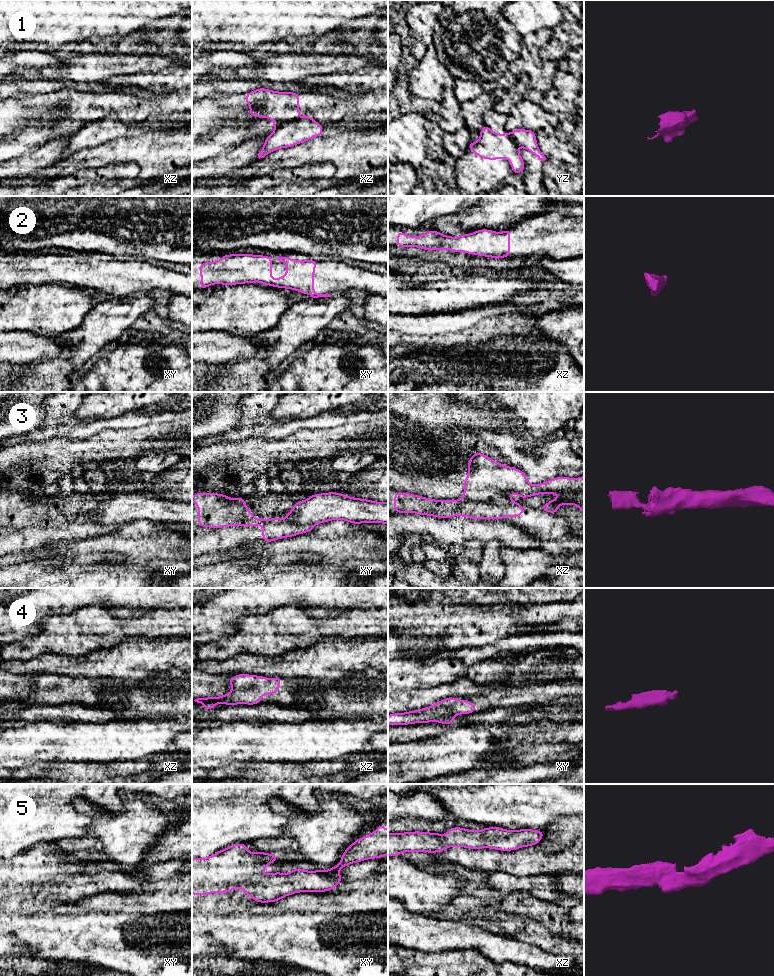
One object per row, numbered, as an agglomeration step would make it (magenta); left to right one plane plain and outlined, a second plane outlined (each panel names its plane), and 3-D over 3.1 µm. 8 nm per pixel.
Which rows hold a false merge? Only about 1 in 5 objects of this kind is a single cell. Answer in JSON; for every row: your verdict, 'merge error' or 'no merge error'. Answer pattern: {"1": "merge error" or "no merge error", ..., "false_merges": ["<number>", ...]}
{"1": "merge error", "2": "no merge error", "3": "merge error", "4": "no merge error", "5": "no merge error", "false_merges": ["1", "3"]}

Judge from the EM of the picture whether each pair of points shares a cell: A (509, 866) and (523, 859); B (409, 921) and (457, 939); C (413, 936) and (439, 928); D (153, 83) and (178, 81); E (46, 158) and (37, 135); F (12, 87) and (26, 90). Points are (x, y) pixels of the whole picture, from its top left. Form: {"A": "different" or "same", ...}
{"A": "same", "B": "same", "C": "same", "D": "same", "E": "different", "F": "same"}

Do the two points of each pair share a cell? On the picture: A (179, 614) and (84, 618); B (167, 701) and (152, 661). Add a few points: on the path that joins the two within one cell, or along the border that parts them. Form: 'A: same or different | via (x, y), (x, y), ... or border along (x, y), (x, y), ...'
A: same | via (155, 624), (108, 623)
B: different | border along (180, 669), (170, 668), (152, 677), (134, 681)

